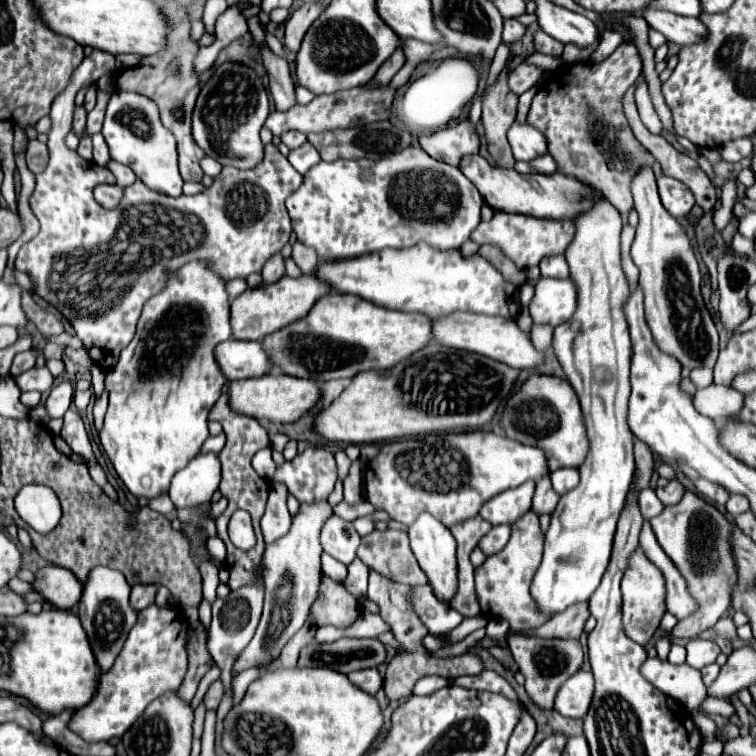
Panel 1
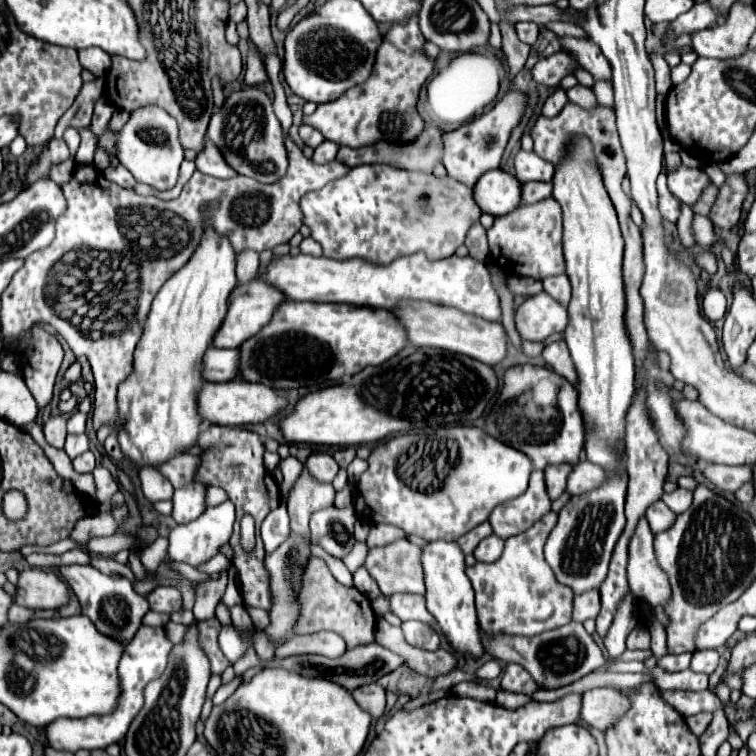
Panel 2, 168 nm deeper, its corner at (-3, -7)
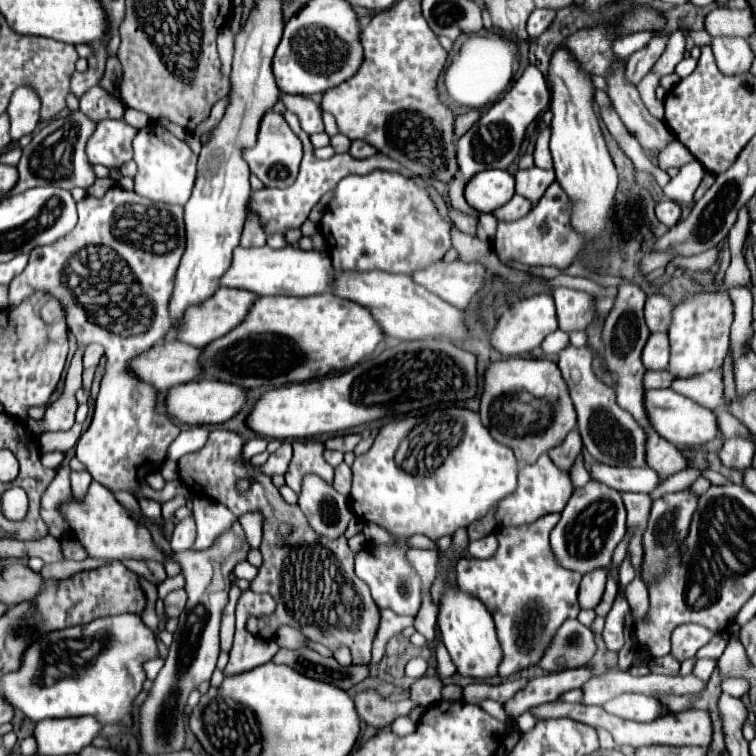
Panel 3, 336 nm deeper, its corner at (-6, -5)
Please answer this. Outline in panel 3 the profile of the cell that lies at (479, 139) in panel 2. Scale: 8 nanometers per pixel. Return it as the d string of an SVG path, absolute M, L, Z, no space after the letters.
M529 65L525 73L513 83L513 87L505 93L505 97L495 101L481 115L481 119L457 141L457 165L465 181L469 181L475 173L485 169L507 169L509 163L519 153L525 129L545 109L547 103L549 103L549 89L543 79L543 73L537 67Z

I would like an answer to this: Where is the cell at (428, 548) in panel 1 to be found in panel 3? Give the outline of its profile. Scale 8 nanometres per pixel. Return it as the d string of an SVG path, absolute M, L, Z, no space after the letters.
M459 529L459 533L453 535L451 547L443 553L443 559L441 559L443 593L441 593L441 599L439 599L439 631L441 631L443 643L445 643L451 659L453 659L453 663L457 665L457 671L465 677L487 679L487 677L497 675L497 665L501 661L493 617L477 597L461 591L459 585L451 579L451 571L457 565L457 561L467 553L467 547L469 547L467 531Z

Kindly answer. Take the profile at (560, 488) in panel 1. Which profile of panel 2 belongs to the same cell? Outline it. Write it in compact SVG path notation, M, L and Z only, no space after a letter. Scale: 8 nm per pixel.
M580 461L578 465L574 465L574 469L568 477L568 491L572 495L588 493L588 491L600 487L600 483L604 483L604 479L608 479L608 475L604 475L602 467L596 467L594 463L588 463L588 461Z

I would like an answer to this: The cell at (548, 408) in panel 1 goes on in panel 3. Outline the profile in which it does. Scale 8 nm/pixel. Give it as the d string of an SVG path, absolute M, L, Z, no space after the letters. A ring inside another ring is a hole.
M511 357L491 363L491 367L485 371L485 393L481 397L479 415L483 425L491 431L491 435L499 443L511 447L515 457L523 465L533 465L539 455L549 453L553 447L559 447L565 441L565 437L577 427L577 413L571 403L567 383L561 377L559 367L551 359ZM527 365L531 373L527 373ZM545 381L555 383L559 387L559 397L553 405L539 397L533 397L533 393L527 391L529 387L541 387ZM519 385L529 385L529 387L519 387Z

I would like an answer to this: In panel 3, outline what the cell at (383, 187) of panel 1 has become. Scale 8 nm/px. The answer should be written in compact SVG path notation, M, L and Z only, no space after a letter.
M375 171L369 175L347 175L335 187L335 195L325 207L319 229L329 245L329 255L337 271L387 271L387 273L405 273L411 269L427 267L451 249L451 225L439 215L437 205L433 203L429 191L415 181L387 171Z

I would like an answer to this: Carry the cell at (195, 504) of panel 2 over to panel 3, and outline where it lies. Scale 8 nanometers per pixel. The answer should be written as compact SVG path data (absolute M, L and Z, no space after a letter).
M185 517L175 525L175 533L171 537L171 547L173 551L185 551L193 545L195 541L195 519Z

